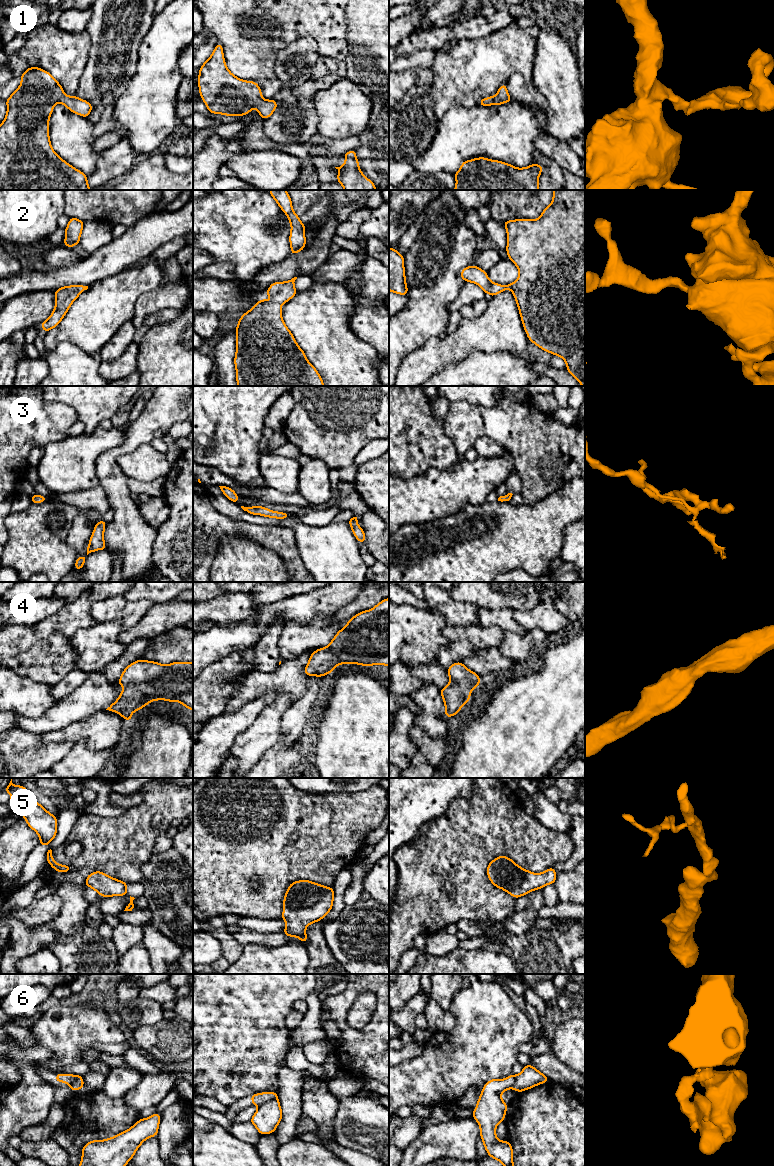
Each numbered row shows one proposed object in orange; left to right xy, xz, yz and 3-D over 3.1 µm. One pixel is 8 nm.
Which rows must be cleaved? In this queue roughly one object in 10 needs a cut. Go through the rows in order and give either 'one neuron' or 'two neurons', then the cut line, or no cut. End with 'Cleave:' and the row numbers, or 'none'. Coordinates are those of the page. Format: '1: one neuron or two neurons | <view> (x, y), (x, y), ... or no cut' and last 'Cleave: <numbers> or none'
1: one neuron | no cut
2: one neuron | no cut
3: one neuron | no cut
4: one neuron | no cut
5: one neuron | no cut
6: two neurons | xz (276, 1098), (266, 1101), (260, 1106)
Cleave: 6

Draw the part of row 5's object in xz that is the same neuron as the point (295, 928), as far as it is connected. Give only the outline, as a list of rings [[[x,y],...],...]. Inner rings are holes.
[[[309,880],[291,883],[282,905],[281,918],[287,925],[282,933],[288,937],[298,937],[301,942],[308,942],[306,927],[322,920],[332,909],[333,900],[333,887]]]

